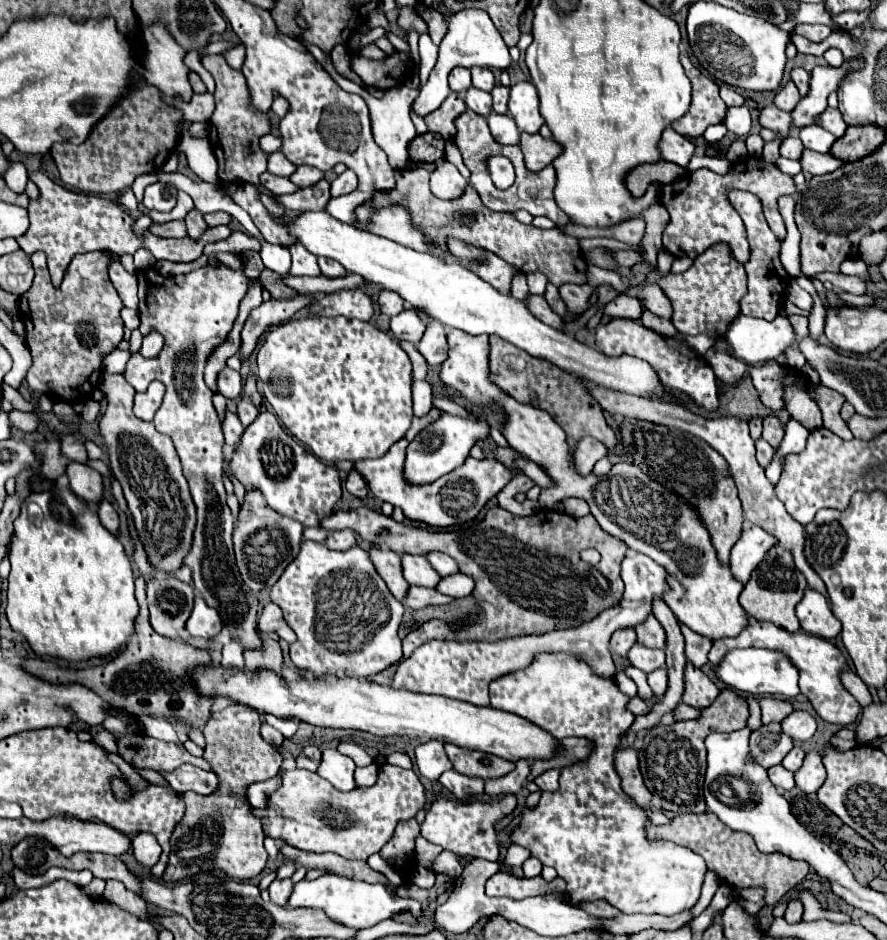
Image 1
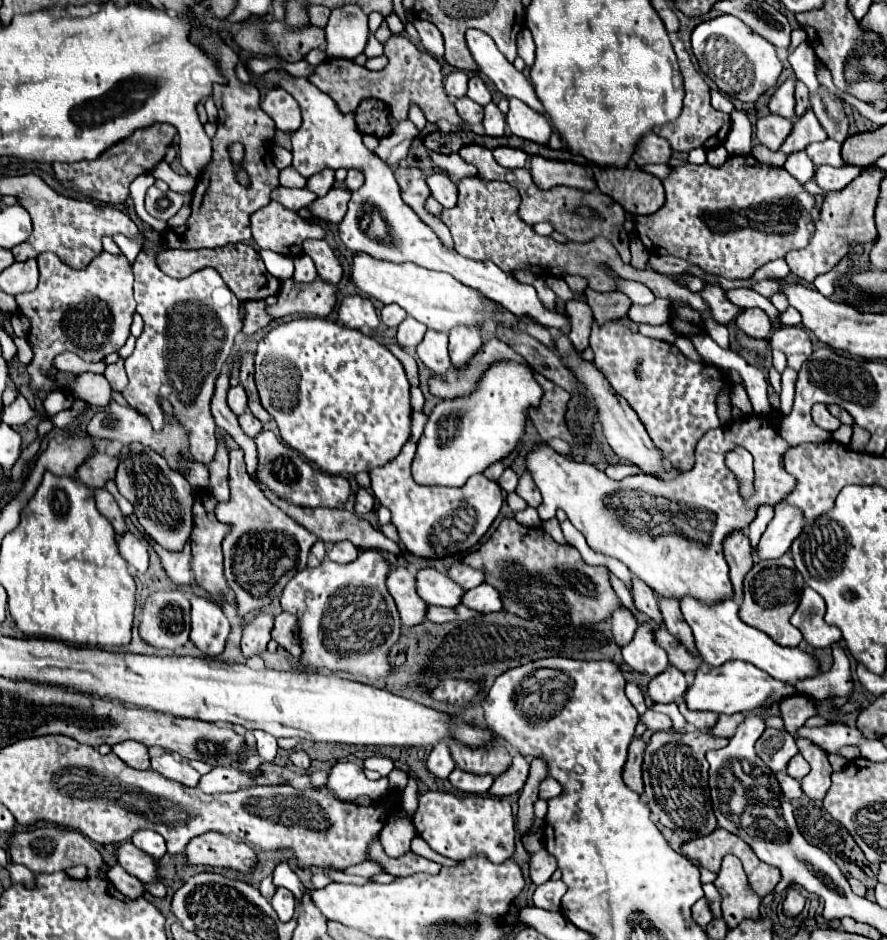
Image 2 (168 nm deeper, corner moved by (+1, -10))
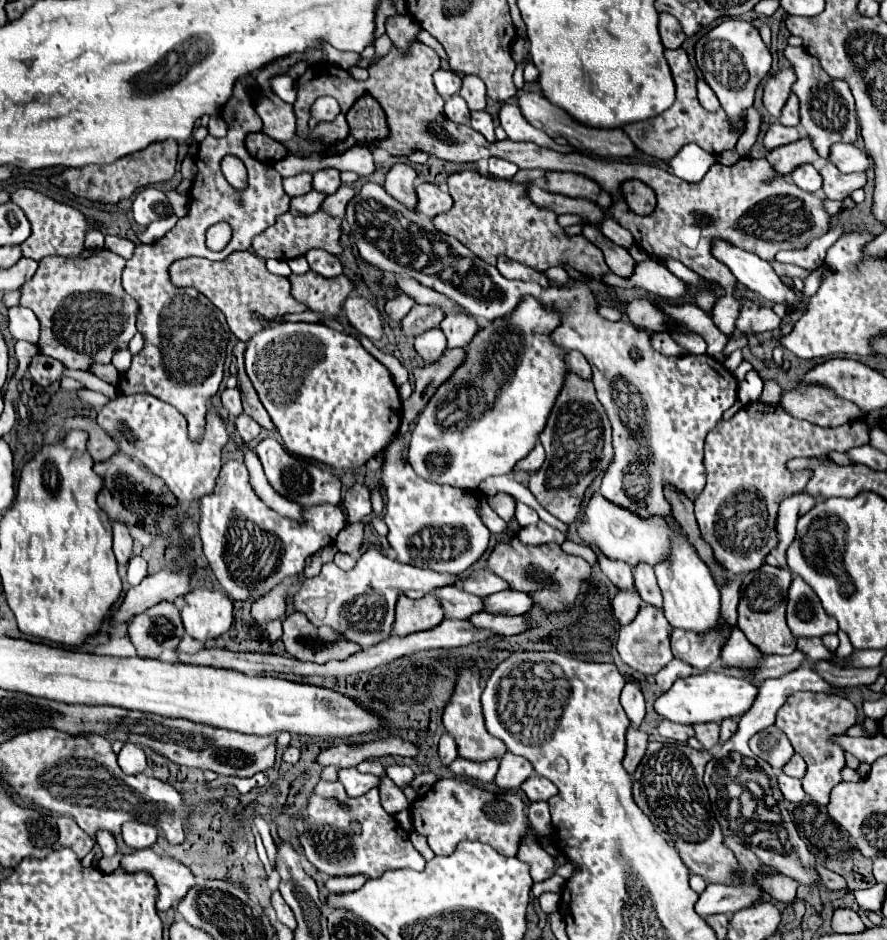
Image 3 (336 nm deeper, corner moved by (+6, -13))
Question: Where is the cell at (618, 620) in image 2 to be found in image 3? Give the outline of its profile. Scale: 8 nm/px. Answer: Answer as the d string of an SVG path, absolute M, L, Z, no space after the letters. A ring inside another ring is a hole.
M619 590L617 596L613 598L613 612L621 626L629 624L637 616L639 608L641 608L641 596L635 590Z

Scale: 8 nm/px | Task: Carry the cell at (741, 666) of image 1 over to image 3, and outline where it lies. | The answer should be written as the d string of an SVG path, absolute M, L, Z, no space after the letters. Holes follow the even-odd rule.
M705 670L703 674L693 674L689 678L677 680L667 692L663 692L653 708L655 712L671 722L679 724L703 724L703 722L721 722L725 718L741 716L749 710L757 696L757 686L753 686L747 678L737 678L725 672Z

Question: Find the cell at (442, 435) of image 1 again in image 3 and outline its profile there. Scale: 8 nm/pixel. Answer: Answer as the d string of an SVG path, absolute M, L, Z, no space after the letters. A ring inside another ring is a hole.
M527 296L511 314L493 320L473 336L465 346L465 362L437 388L411 432L407 454L411 468L419 476L437 484L475 490L489 476L509 474L535 448L567 376L567 352L551 340L557 326L561 326L561 314Z

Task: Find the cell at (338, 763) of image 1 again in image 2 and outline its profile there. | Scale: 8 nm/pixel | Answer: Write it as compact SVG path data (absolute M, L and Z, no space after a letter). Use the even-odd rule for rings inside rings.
M336 761L330 767L326 787L342 801L354 801L362 795L368 795L373 801L379 801L387 793L388 778L382 777L372 781L364 775L360 765L350 761Z

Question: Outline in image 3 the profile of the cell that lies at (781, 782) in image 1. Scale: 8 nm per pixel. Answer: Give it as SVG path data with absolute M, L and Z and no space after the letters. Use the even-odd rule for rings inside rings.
M779 774L779 788L785 796L785 800L793 802L793 804L801 804L805 800L805 792L803 792L803 786L801 786L801 780L797 778L791 778L787 774Z

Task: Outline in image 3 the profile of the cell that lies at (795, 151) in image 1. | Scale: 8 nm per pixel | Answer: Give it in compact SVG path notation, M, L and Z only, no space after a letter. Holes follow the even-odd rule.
M803 164L797 170L793 170L791 180L805 192L819 192L823 186L821 174L811 164Z

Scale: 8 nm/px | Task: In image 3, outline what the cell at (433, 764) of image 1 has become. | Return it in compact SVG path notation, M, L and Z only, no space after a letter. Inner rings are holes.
M447 732L441 736L441 742L439 742L439 756L441 756L441 762L447 764L447 766L457 758L457 744L453 742L453 736L447 734Z

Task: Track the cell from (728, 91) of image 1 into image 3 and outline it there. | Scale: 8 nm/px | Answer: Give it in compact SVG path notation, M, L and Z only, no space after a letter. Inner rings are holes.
M699 78L699 82L697 82L697 94L699 94L699 102L701 102L707 110L715 112L715 110L721 108L717 96L713 94L713 90L709 88L709 84L707 84L703 78Z

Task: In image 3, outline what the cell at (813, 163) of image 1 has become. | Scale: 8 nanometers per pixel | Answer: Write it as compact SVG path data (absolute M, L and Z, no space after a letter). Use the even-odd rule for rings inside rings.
M827 162L819 172L823 176L823 192L829 200L843 200L845 196L851 196L855 190L865 188L867 184L865 172L841 174L831 162Z

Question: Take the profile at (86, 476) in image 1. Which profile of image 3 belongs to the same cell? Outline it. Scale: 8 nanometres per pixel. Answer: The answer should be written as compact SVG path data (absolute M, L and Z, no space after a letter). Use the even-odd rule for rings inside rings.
M113 524L113 552L117 564L121 568L127 568L127 562L133 556L133 538L129 536L129 530L123 524Z

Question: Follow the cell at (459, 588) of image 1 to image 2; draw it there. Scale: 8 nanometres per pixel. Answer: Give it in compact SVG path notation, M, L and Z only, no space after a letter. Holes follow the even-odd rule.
M486 583L466 591L466 595L462 595L462 605L470 607L474 611L480 611L480 613L490 613L490 611L502 609L502 601L500 601L498 591Z

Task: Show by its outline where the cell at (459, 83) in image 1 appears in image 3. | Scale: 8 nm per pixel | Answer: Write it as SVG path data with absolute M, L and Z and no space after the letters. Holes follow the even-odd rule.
M439 68L439 70L435 72L433 80L435 80L437 92L439 92L445 100L451 98L453 94L457 94L459 88L461 88L461 76L455 74L453 70L443 70L443 68Z

